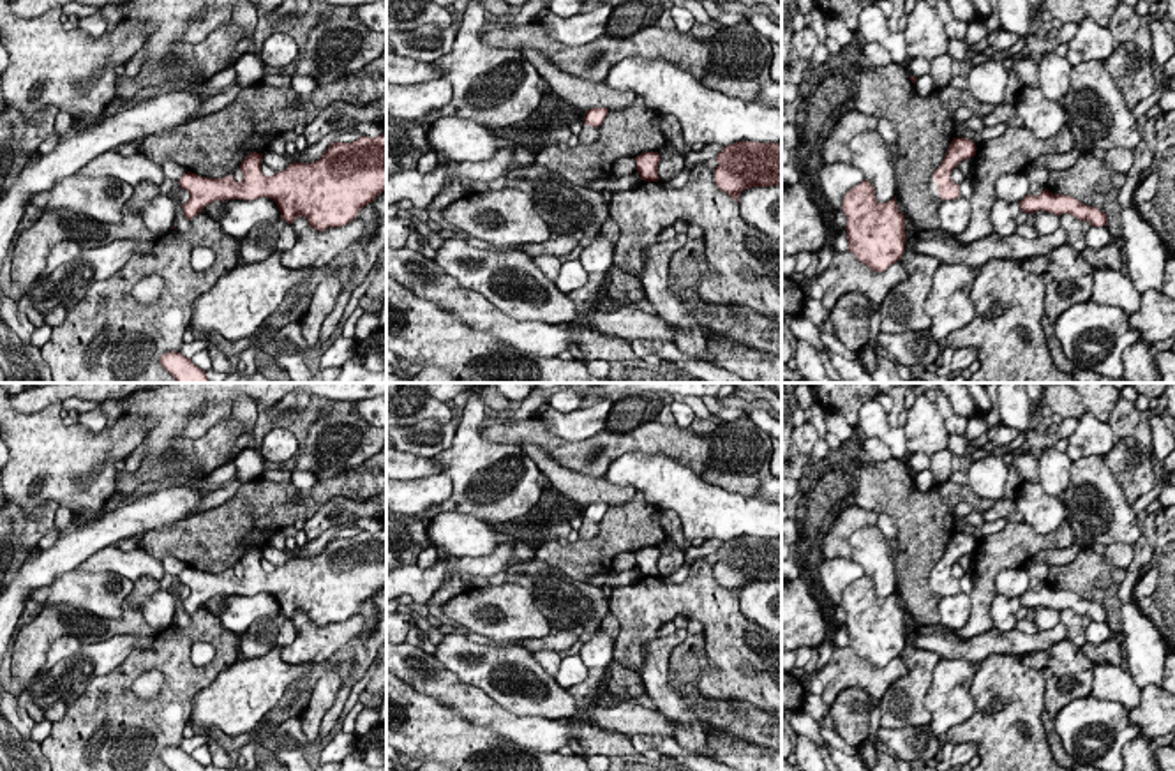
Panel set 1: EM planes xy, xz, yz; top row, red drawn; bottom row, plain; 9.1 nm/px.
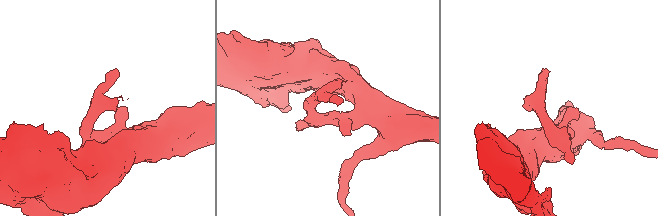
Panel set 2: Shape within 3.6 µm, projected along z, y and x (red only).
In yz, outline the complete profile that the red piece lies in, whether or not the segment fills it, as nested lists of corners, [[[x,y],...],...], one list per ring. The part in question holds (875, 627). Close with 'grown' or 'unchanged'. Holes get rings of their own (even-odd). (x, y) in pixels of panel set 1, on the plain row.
[[[868,575],[852,582],[842,598],[849,646],[873,667],[886,667],[905,647],[905,610],[896,591],[879,598]]]; unchanged

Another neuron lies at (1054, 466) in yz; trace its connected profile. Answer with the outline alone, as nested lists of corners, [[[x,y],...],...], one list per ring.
[[[1046,446],[1037,459],[1039,483],[1048,496],[1059,498],[1066,492],[1071,478],[1073,460],[1067,453],[1059,452],[1055,446]]]

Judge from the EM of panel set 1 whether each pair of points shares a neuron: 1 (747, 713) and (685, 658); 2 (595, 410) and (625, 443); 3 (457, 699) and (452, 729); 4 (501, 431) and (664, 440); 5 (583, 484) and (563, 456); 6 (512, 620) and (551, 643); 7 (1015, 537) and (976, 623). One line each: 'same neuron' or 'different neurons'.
1: same neuron
2: different neurons
3: different neurons
4: same neuron
5: different neurons
6: different neurons
7: same neuron

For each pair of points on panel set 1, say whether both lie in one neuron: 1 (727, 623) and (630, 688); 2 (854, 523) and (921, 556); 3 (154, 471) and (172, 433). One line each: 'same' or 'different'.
1: different
2: different
3: different

